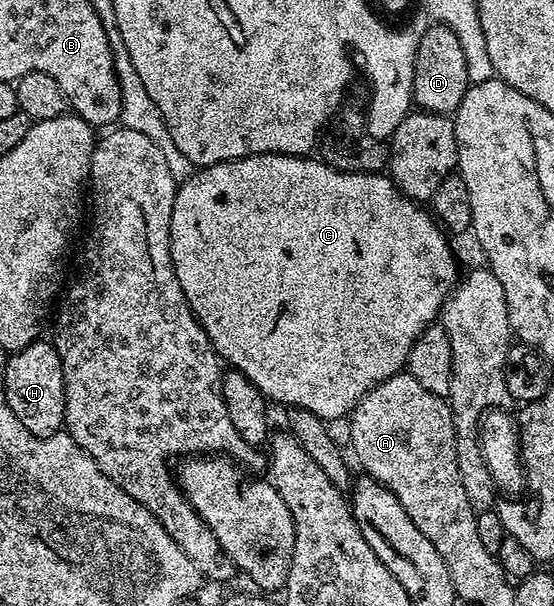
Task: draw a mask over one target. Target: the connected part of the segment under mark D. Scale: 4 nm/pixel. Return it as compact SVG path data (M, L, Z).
M431 23L423 31L420 46L416 50L412 90L414 104L423 112L453 114L458 111L464 94L470 89L468 64L464 62L464 50L456 39L456 34L442 24Z

